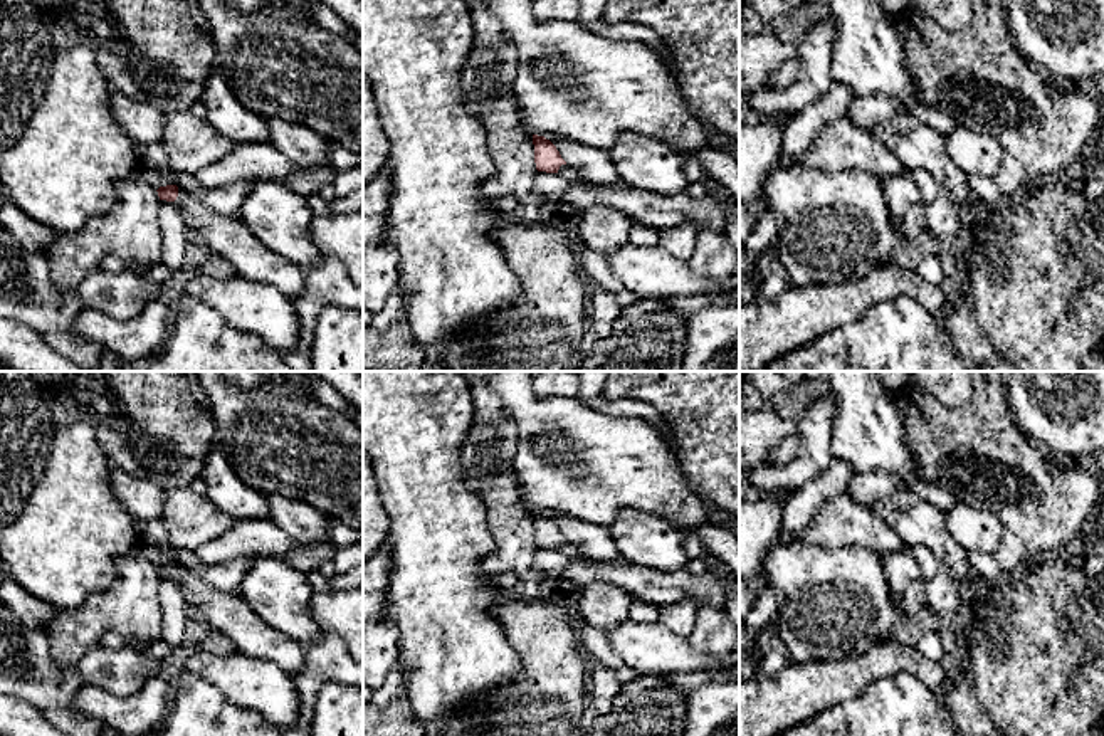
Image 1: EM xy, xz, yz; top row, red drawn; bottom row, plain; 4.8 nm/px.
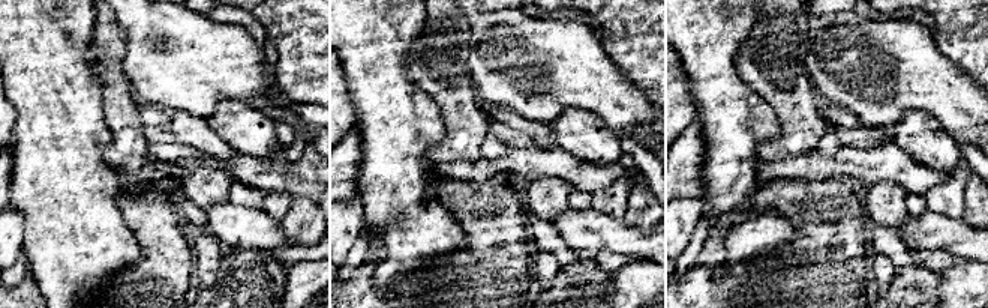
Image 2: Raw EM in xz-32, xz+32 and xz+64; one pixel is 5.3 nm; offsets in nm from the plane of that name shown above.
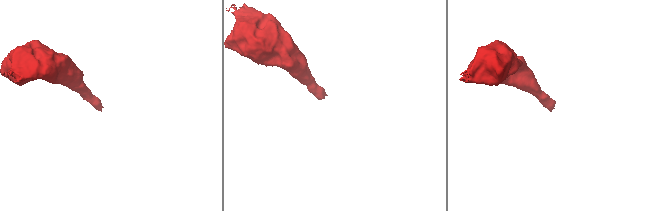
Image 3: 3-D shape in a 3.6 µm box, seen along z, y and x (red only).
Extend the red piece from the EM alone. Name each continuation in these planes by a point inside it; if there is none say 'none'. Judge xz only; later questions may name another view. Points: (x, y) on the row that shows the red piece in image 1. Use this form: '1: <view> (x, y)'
1: xz (565, 170)

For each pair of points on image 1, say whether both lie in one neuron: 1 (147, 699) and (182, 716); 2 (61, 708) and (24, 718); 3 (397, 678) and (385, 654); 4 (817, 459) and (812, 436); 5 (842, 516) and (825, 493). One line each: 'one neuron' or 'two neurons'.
1: two neurons
2: two neurons
3: two neurons
4: one neuron
5: two neurons

